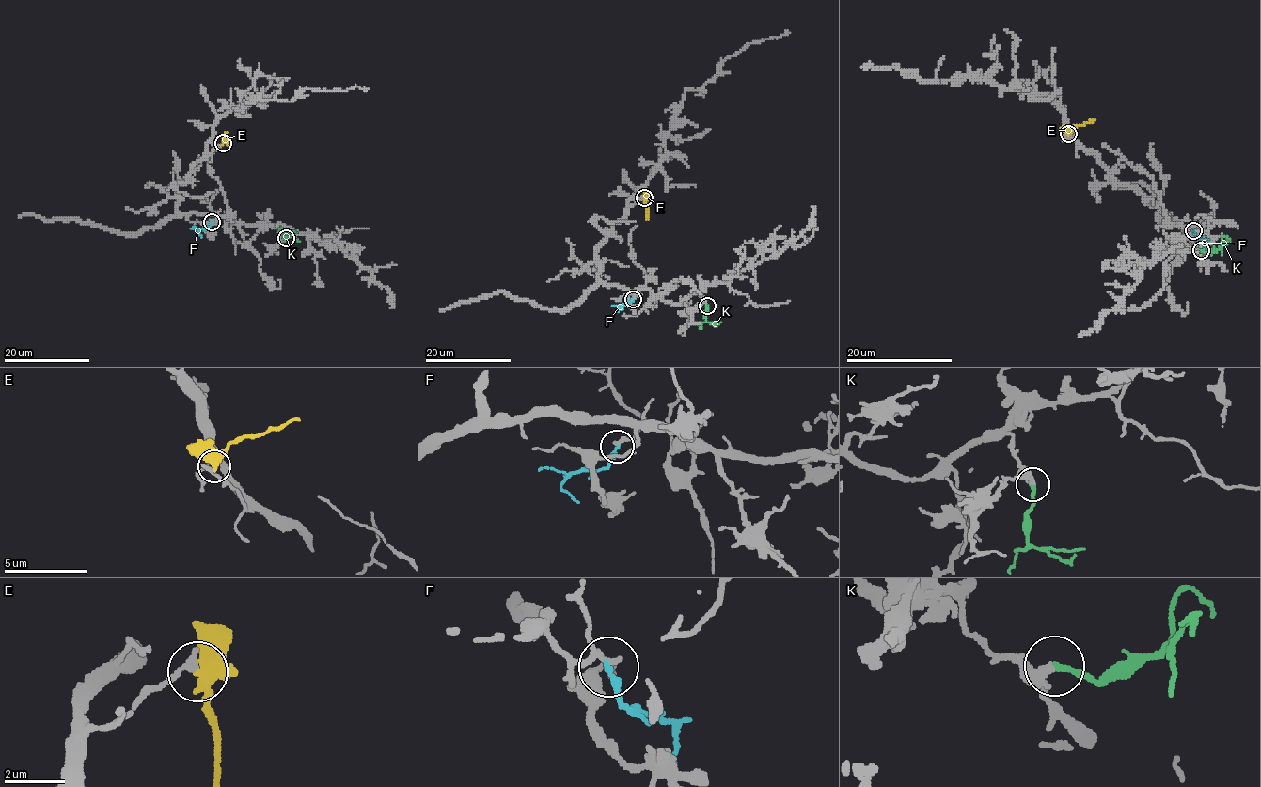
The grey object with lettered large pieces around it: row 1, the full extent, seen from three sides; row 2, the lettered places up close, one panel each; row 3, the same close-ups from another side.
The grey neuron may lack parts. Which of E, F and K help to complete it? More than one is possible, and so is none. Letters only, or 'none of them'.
E, K

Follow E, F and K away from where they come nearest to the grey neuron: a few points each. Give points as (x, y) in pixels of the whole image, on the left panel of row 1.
E: (223, 143), (225, 131)
F: (211, 221), (207, 228), (197, 232), (201, 236)
K: (285, 237), (286, 235), (299, 242)

